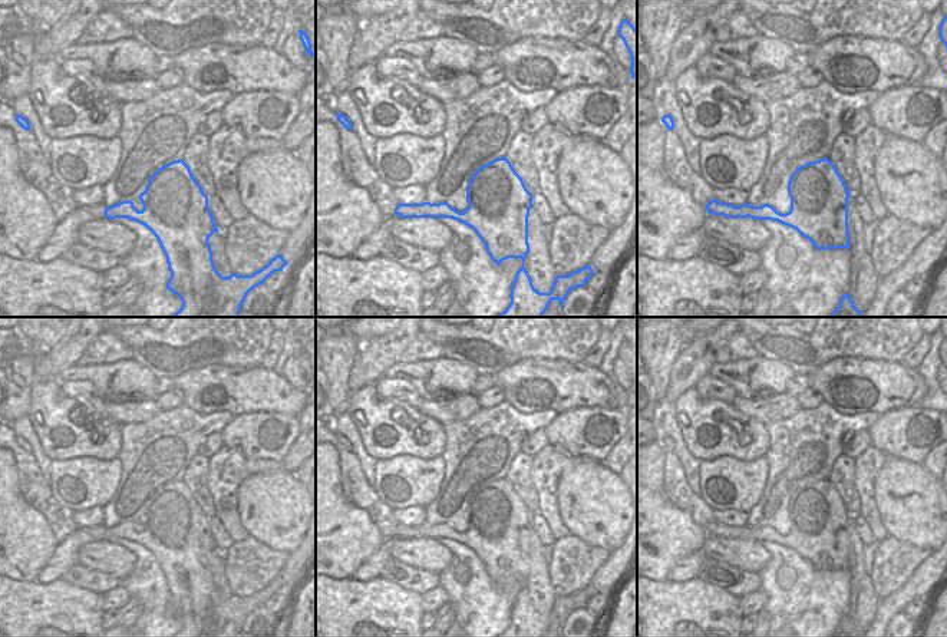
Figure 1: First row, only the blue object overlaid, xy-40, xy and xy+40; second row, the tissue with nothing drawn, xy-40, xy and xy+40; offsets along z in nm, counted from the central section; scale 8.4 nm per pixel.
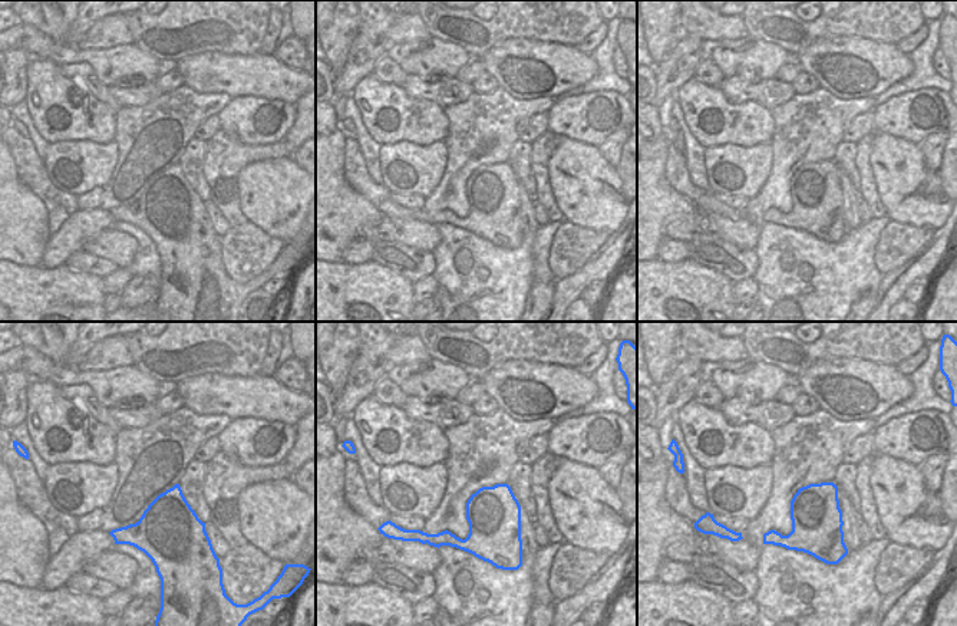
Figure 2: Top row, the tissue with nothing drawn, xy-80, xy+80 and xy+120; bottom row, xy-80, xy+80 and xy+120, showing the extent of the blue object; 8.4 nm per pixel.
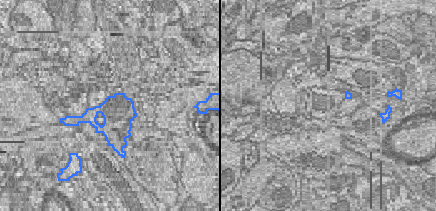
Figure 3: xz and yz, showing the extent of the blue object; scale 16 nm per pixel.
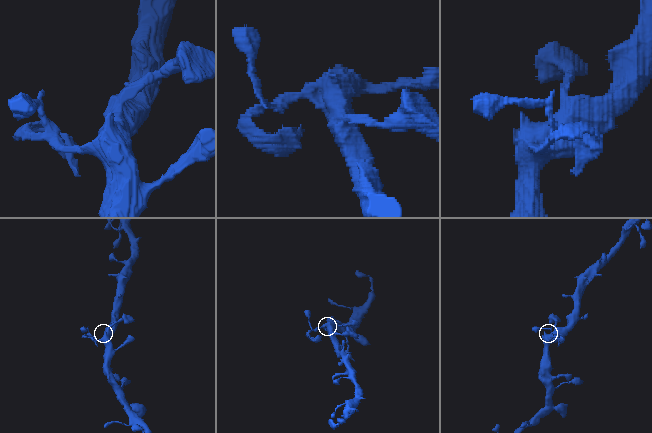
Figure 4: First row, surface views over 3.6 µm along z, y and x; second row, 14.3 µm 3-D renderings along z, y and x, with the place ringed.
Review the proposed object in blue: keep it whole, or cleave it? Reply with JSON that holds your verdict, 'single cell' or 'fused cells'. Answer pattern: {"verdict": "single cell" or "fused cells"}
{"verdict": "fused cells"}

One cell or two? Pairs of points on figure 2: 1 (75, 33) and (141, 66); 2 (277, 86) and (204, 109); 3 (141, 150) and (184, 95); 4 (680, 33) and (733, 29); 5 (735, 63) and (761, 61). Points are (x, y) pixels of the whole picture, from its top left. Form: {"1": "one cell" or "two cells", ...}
{"1": "two cells", "2": "two cells", "3": "one cell", "4": "one cell", "5": "one cell"}

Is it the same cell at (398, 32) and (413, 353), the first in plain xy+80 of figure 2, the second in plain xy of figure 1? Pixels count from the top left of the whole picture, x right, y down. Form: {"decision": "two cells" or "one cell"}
{"decision": "one cell"}

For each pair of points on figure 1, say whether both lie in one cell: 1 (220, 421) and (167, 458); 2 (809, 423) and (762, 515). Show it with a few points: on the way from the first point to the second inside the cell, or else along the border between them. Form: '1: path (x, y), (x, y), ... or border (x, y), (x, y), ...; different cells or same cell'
1: path (207, 423), (198, 426), (180, 445); same cell
2: path (805, 446), (795, 458), (776, 492); same cell

